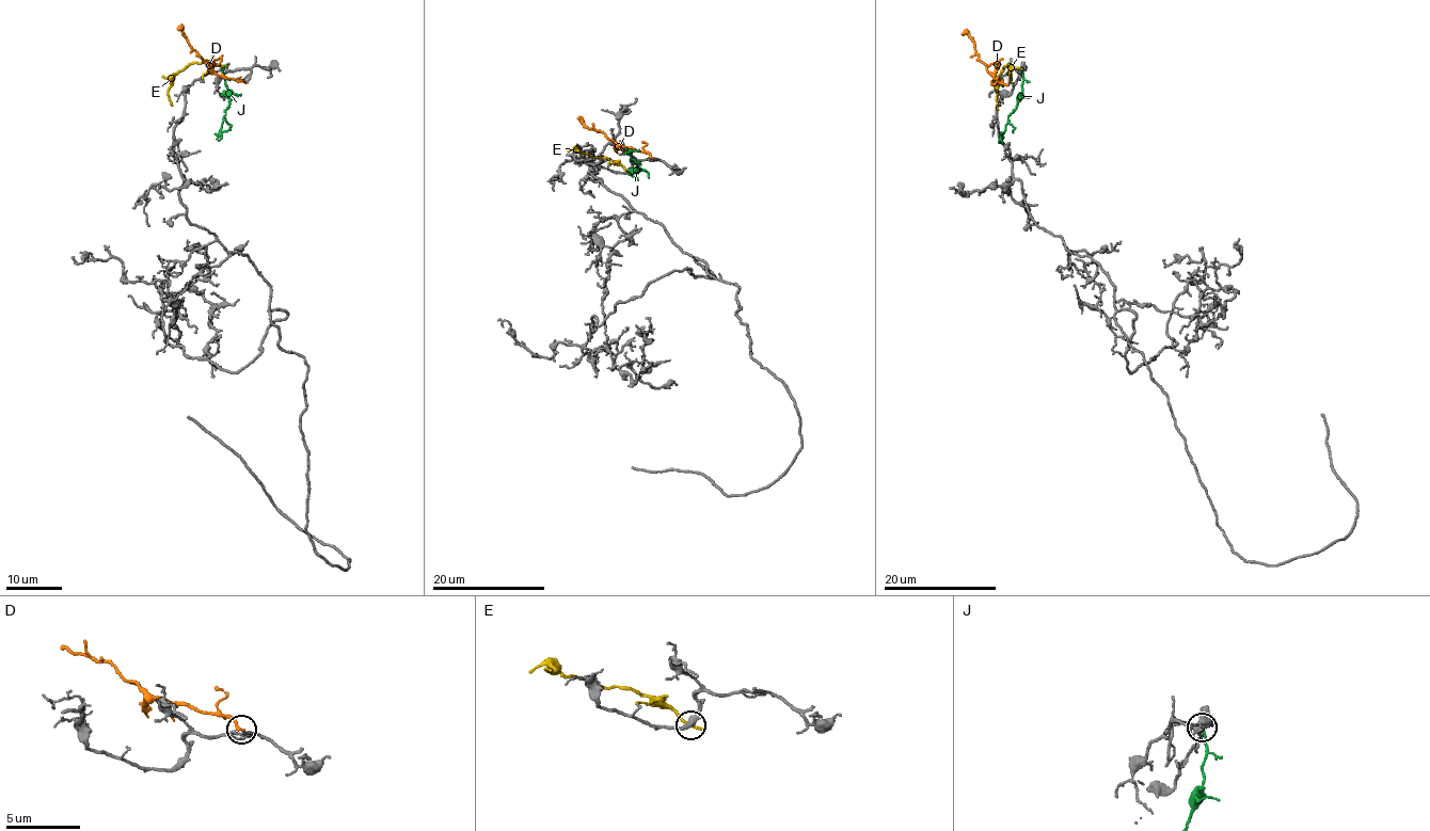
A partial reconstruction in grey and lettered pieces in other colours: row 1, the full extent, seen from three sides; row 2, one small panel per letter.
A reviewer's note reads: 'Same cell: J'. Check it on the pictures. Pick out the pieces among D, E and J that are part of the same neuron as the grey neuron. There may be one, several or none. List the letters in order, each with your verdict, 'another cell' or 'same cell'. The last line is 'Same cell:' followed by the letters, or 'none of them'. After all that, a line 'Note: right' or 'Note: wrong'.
D: another cell
E: another cell
J: same cell
Same cell: J
Note: right

